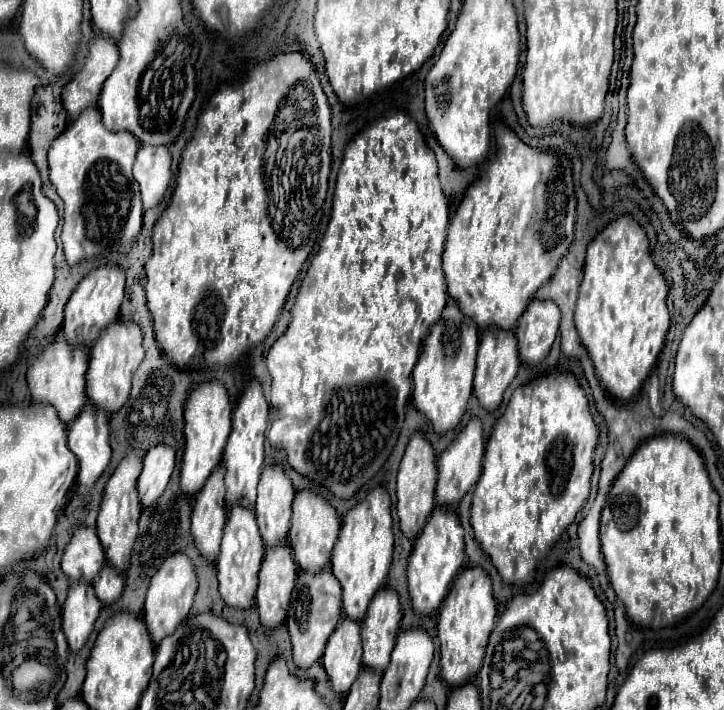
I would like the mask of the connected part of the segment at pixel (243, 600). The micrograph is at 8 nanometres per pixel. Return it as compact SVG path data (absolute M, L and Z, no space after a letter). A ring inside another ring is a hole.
M236 504L234 510L228 514L224 538L222 538L222 550L216 564L218 570L218 582L220 582L220 596L230 608L242 608L248 610L256 600L256 586L258 586L258 572L264 558L266 546L260 538L256 516L252 510L246 508L246 504Z

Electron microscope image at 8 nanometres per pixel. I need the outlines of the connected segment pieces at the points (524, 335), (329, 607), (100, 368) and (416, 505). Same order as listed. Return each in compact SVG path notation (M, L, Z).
M534 298L516 326L520 360L528 366L540 364L556 340L560 324L560 308L554 300Z
M320 570L316 574L300 572L292 592L286 620L286 628L290 632L294 648L294 664L300 668L310 668L312 664L316 664L322 658L324 646L340 620L342 620L342 588L334 574L330 570Z
M116 320L114 324L110 324L90 348L90 364L86 374L88 398L96 408L104 410L106 416L112 416L124 406L124 402L128 402L128 394L132 388L132 374L140 366L142 358L144 358L144 348L142 348L140 326L124 320Z
M416 432L404 452L404 458L400 462L400 470L398 470L398 518L400 518L400 530L414 540L420 530L424 528L432 508L434 508L434 486L436 486L436 456L432 446L428 444L428 440Z

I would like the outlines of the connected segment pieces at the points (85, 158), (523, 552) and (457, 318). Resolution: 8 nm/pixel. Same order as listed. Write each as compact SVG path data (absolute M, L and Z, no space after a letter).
M88 108L76 122L70 122L60 134L48 152L50 164L50 182L54 184L58 196L64 202L64 226L62 226L62 246L64 256L70 266L88 260L92 256L100 256L106 252L128 252L132 242L138 238L142 228L142 200L140 188L136 178L132 176L132 164L136 160L136 152L140 142L132 138L132 134L124 132L110 132L102 124L102 116L98 108Z
M552 372L552 374L546 374L542 378L536 378L536 380L528 382L528 384L524 384L524 386L520 386L512 394L506 412L498 418L498 422L496 422L496 426L492 430L492 436L490 436L490 440L486 444L482 476L480 476L478 484L476 484L476 490L474 490L474 496L472 496L472 506L470 506L470 524L474 528L476 542L488 554L490 562L496 566L496 570L498 570L498 574L500 574L500 578L502 578L504 584L530 584L530 582L534 582L536 570L538 570L538 562L544 560L550 554L550 550L560 540L560 536L566 532L566 528L574 522L576 514L580 512L580 508L584 506L584 502L590 496L590 480L592 480L592 472L594 472L592 460L594 460L596 442L598 442L598 426L594 424L594 418L588 412L588 400L584 396L584 390L580 388L578 380L570 372Z
M454 302L444 308L442 318L432 326L428 338L424 340L424 346L412 372L412 400L418 412L428 418L438 436L444 436L448 430L454 430L466 412L466 404L472 394L478 342L480 338L476 324L472 322L472 318L462 314Z

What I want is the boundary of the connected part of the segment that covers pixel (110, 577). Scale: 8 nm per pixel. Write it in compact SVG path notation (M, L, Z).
M104 566L100 570L100 574L96 576L96 580L92 582L96 596L100 598L100 602L104 606L110 606L112 602L116 602L124 590L124 578L120 578L120 574L116 574L116 570L112 566Z

